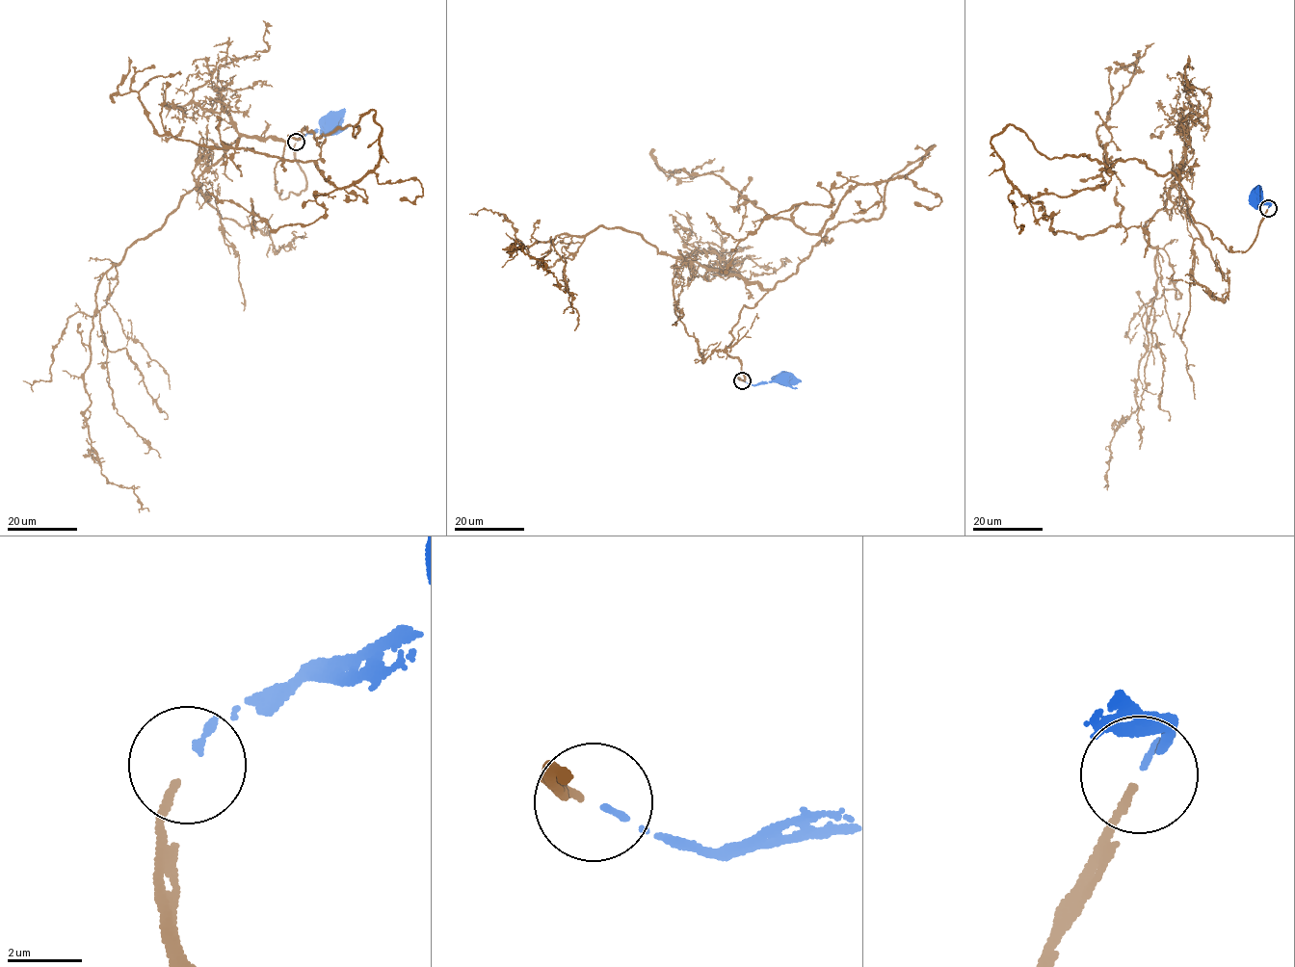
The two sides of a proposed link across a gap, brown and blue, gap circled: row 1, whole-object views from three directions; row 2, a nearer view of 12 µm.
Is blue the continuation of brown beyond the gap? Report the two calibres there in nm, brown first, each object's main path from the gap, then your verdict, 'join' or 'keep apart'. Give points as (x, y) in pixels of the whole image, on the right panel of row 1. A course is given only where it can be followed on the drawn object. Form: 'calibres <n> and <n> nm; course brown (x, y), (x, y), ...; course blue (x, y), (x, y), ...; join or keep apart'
calibres 200 and 180 nm; course brown (1268, 209), (1249, 248), (1228, 251), (1190, 213), (1181, 162), (1145, 222), (1155, 298), (1107, 489); course blue (1268, 208), (1270, 205), (1258, 204), (1254, 197); join

